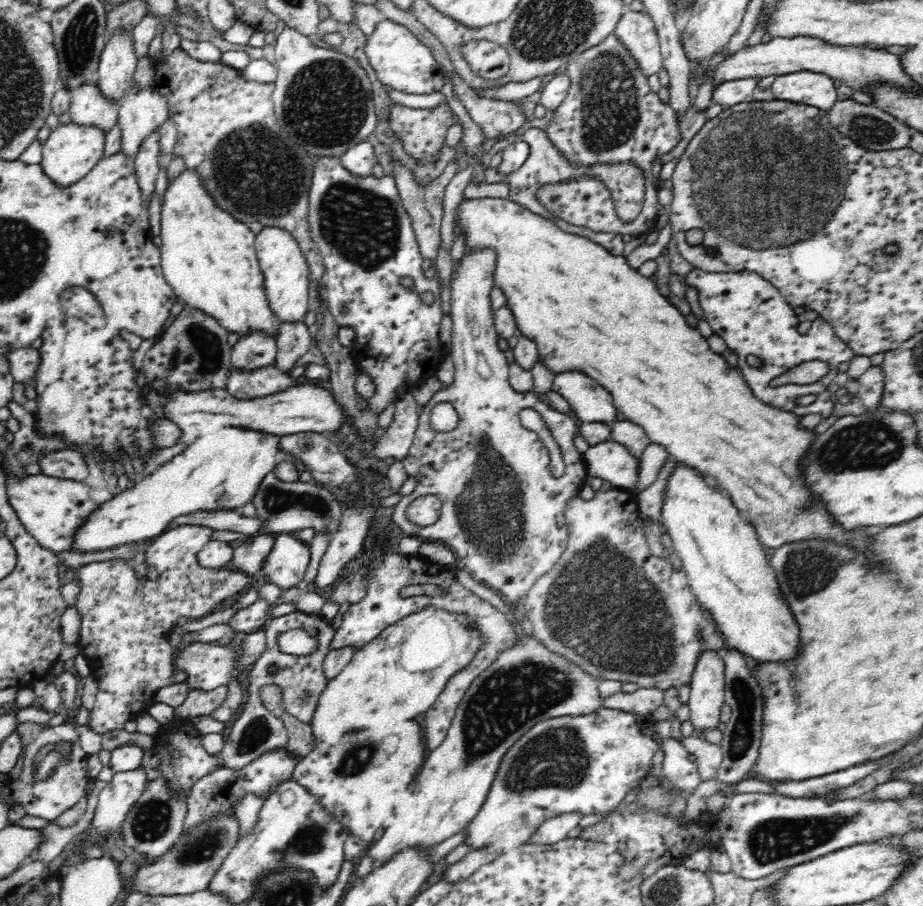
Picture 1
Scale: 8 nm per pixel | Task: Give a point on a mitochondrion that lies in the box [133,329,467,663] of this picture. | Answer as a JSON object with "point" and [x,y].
{"point":[278,502]}

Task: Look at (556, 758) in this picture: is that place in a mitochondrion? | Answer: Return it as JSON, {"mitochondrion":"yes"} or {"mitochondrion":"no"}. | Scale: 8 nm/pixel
{"mitochondrion":"yes"}

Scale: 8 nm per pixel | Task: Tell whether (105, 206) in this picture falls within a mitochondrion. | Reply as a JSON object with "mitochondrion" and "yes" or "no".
{"mitochondrion":"no"}

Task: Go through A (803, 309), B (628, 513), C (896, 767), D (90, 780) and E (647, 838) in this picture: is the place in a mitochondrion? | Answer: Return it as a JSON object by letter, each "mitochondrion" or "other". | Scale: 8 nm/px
{"A":"other","B":"other","C":"other","D":"other","E":"other"}

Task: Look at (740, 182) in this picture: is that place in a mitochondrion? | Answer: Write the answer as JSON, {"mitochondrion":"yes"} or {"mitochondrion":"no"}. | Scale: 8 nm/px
{"mitochondrion":"yes"}

